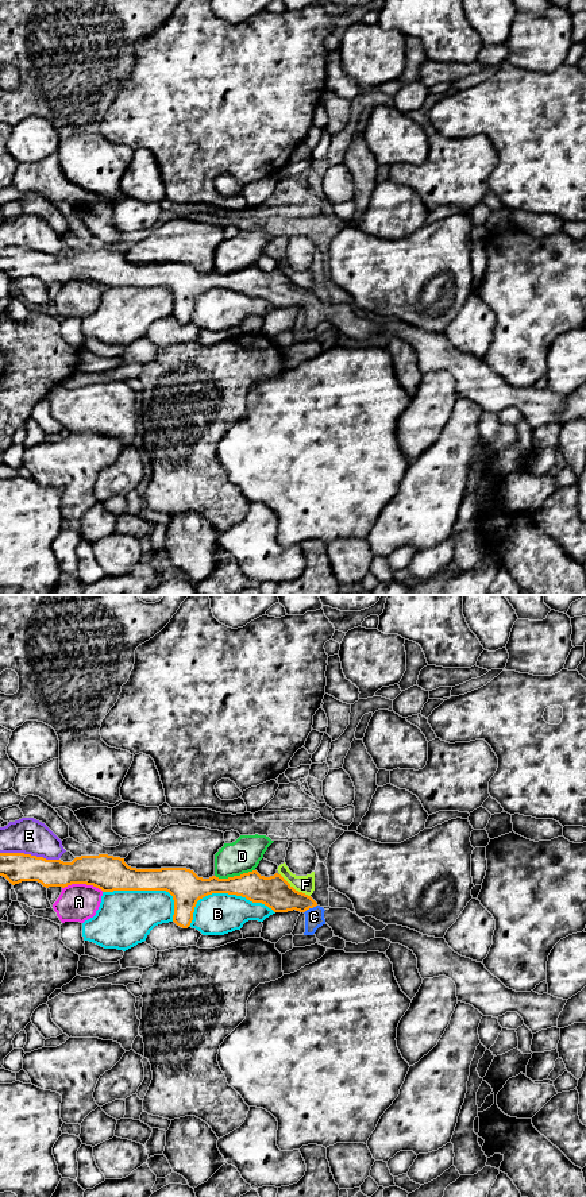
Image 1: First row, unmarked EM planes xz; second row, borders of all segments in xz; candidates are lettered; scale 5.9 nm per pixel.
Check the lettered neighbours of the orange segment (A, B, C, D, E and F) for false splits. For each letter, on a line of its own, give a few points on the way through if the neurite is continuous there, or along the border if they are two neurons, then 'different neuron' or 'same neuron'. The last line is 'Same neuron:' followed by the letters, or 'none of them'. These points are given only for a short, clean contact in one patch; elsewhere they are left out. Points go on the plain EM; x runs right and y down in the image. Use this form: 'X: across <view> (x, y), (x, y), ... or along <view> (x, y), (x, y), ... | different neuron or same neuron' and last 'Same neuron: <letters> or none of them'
A: along xz (62, 282), (92, 280), (103, 286) | different neuron
B: different neuron
C: across xz (276, 288), (309, 302), (313, 312) | same neuron
D: along xz (254, 265), (227, 273), (215, 271) | different neuron
E: different neuron
F: different neuron
Same neuron: C

